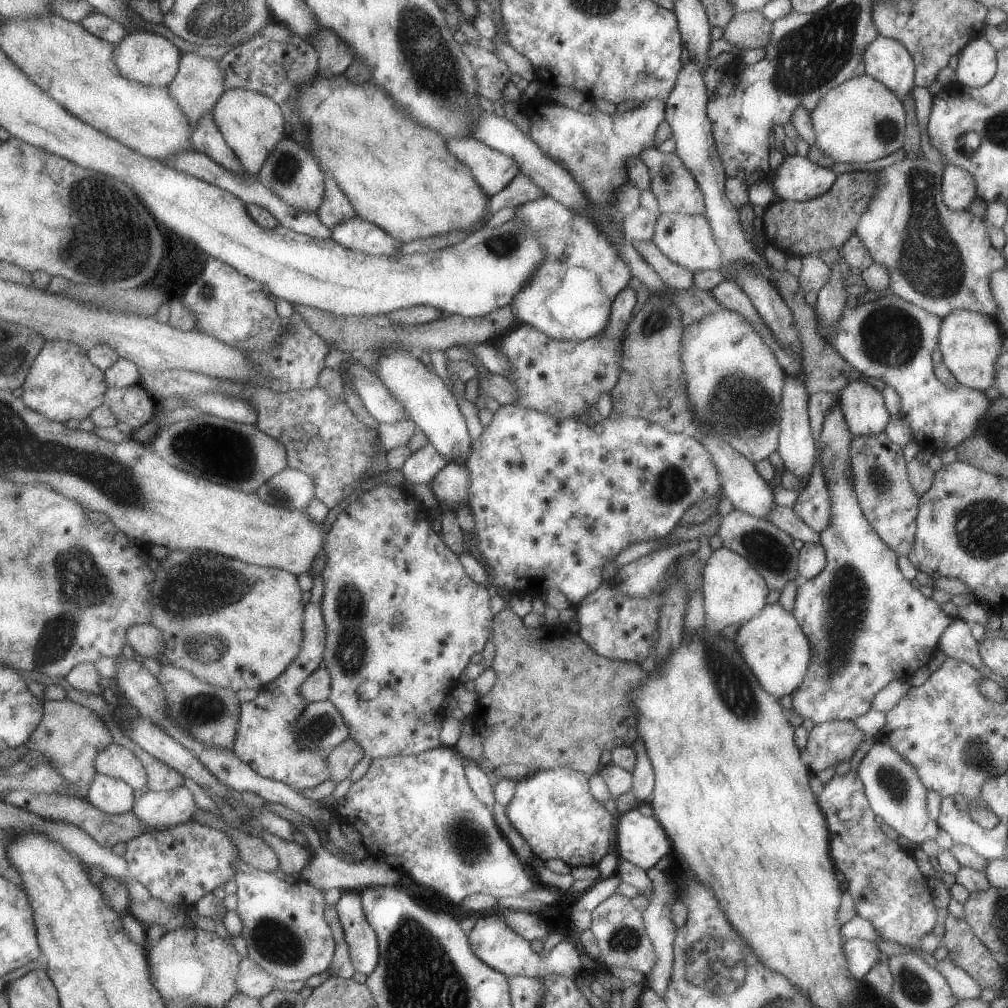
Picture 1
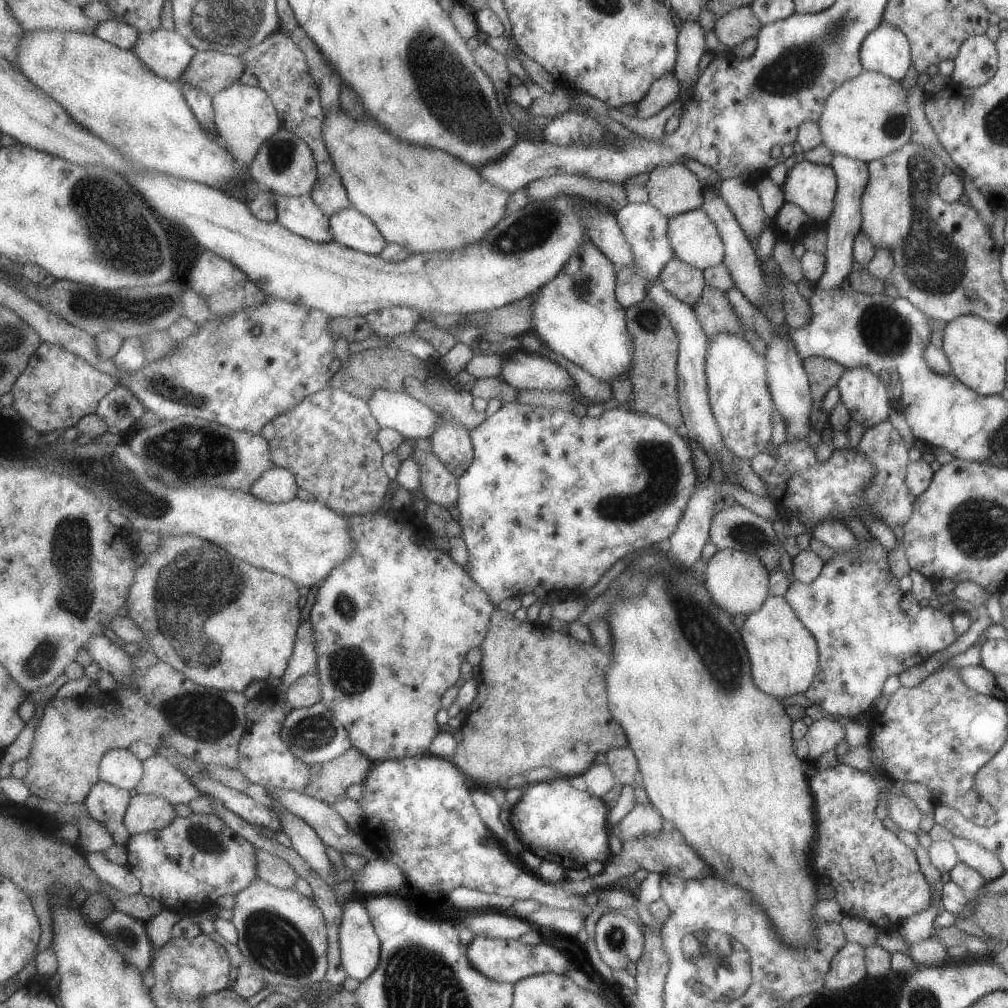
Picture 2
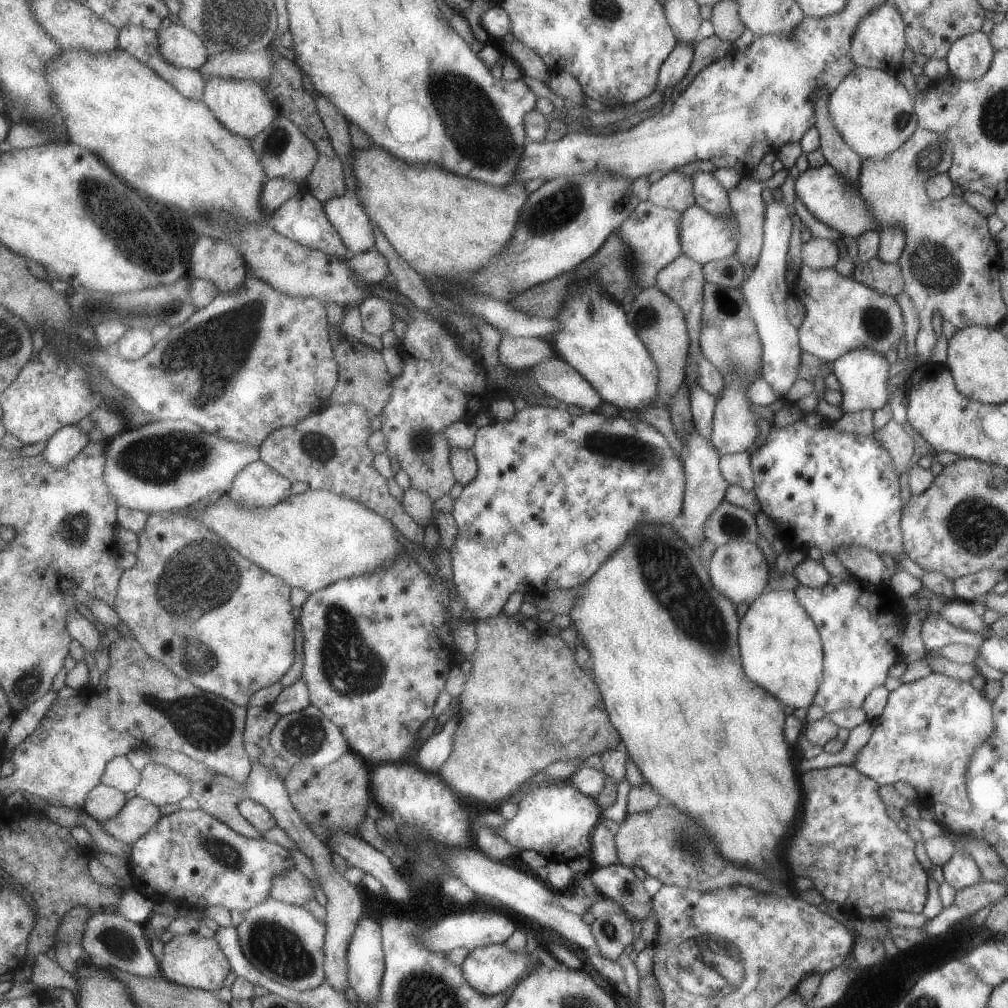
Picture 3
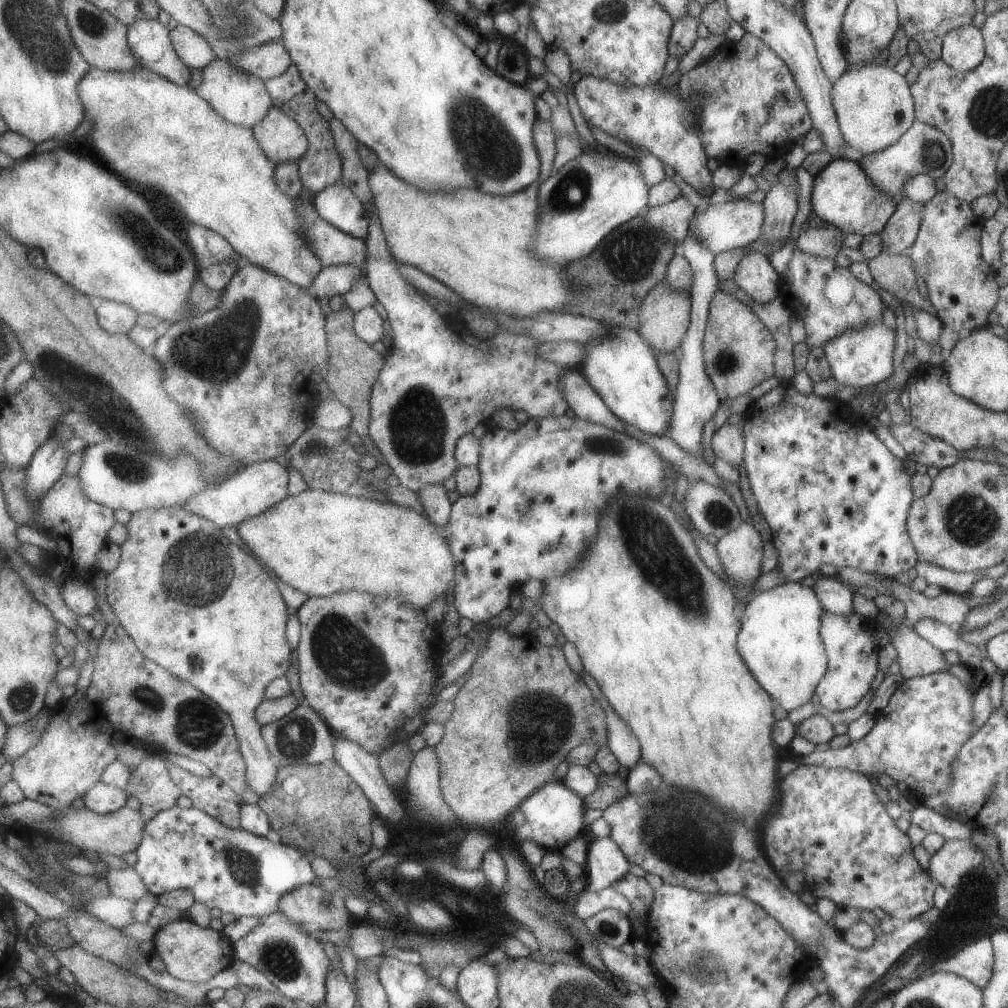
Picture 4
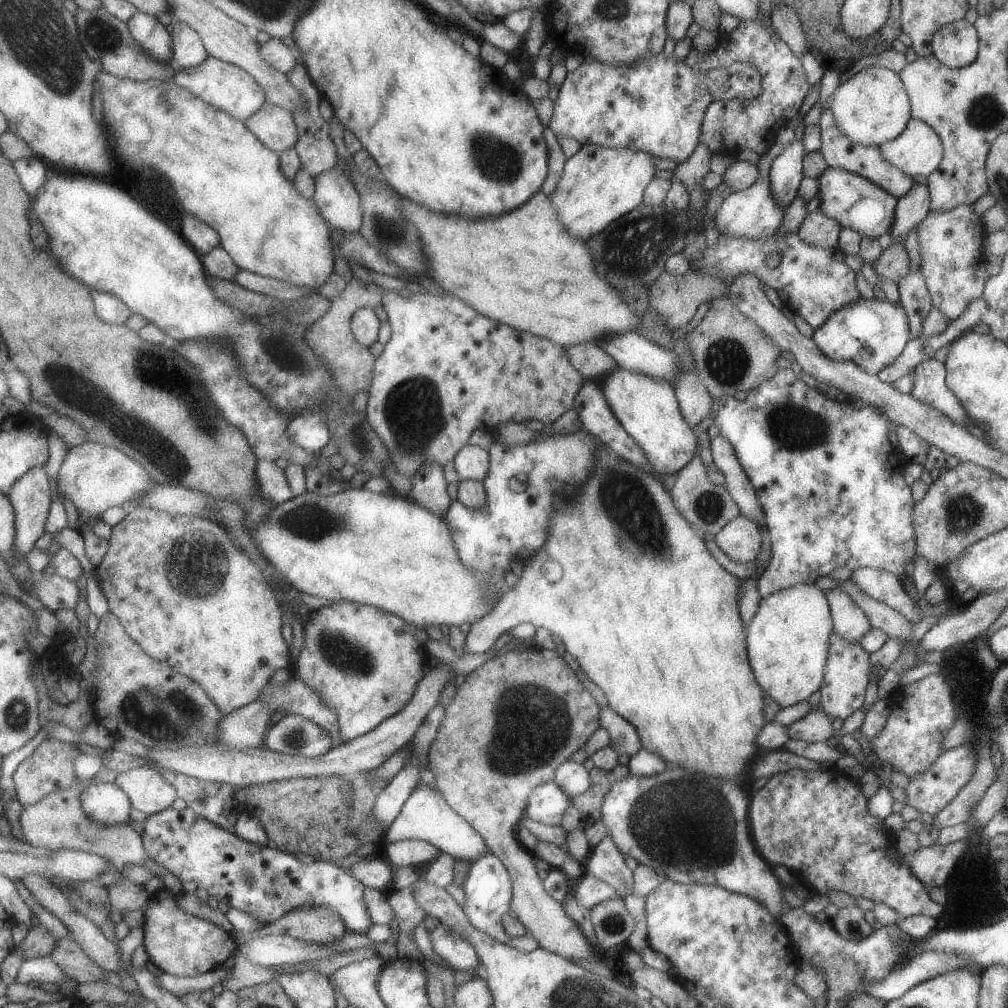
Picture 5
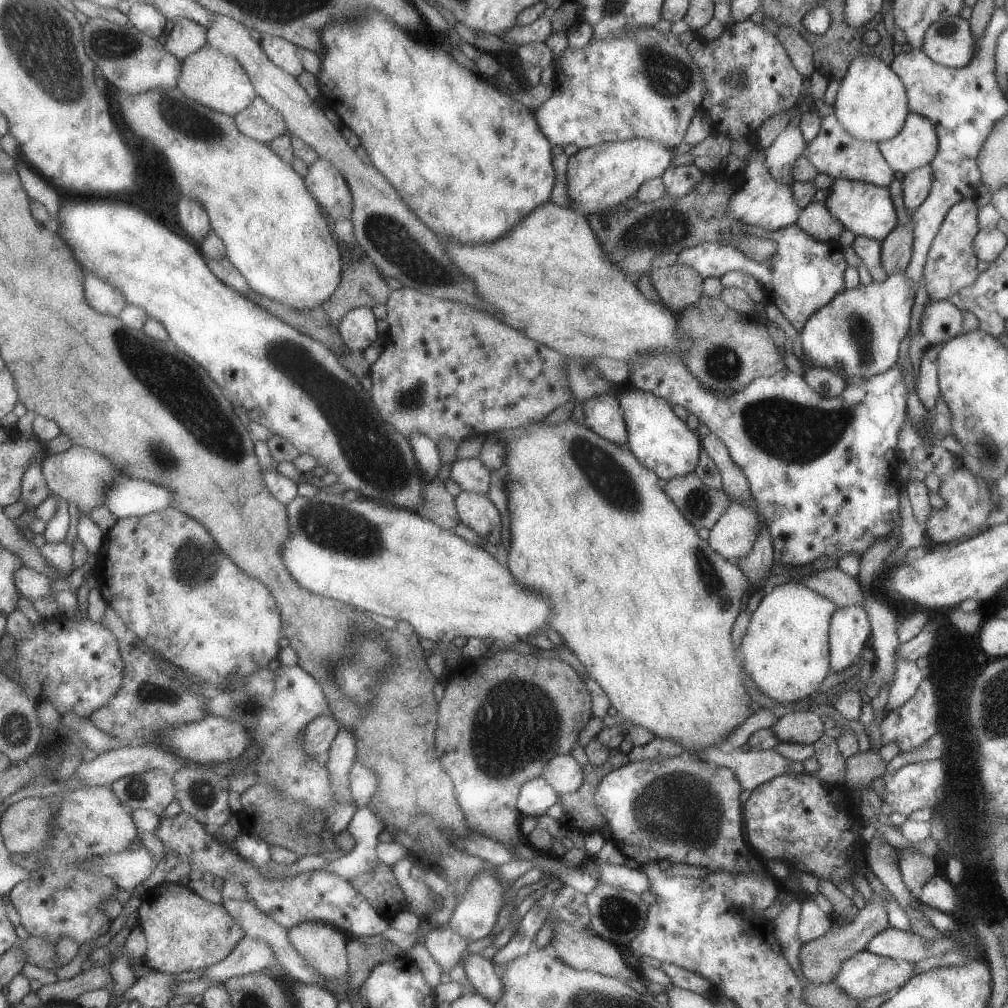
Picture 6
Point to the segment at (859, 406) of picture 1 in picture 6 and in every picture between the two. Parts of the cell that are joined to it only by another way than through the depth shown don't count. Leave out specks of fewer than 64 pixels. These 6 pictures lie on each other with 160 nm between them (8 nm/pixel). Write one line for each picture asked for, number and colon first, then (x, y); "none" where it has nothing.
2: (868, 401)
3: (863, 374)
4: (862, 357)
5: (872, 333)
6: (858, 334)

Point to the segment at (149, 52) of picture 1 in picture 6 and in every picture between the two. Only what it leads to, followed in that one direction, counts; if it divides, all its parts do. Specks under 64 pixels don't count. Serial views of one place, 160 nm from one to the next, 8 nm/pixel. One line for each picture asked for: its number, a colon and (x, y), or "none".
2: (169, 54)
3: (185, 48)
4: (195, 48)
5: (191, 51)
6: (188, 37)

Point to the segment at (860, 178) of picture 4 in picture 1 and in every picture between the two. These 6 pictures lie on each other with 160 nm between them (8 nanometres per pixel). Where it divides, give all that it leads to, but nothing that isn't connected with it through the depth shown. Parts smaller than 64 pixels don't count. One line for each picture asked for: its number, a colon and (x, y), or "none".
1: (797, 179)
2: (812, 186)
3: (823, 191)

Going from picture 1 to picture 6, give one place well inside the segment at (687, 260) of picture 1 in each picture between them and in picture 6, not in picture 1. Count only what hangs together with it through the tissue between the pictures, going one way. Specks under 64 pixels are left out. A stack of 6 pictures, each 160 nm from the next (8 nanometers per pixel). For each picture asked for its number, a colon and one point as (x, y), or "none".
2: (694, 238)
3: (705, 237)
4: (737, 223)
5: (753, 213)
6: (762, 202)

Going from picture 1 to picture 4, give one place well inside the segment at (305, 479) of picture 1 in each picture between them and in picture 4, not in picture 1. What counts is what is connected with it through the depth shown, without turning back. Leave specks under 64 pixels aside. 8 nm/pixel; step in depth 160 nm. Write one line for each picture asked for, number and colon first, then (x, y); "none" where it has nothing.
2: (280, 485)
3: (261, 485)
4: (253, 490)

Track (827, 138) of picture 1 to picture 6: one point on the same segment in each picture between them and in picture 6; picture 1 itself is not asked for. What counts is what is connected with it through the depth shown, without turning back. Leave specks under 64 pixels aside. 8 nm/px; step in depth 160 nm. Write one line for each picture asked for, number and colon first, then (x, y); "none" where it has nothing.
2: (866, 118)
3: (873, 112)
4: (874, 105)
5: (872, 107)
6: (871, 104)

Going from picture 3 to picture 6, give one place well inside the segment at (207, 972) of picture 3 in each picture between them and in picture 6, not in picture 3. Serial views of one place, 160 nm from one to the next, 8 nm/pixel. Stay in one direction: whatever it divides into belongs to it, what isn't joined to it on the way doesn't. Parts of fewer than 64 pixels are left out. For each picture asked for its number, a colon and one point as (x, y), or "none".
4: (192, 953)
5: (186, 945)
6: (186, 932)

